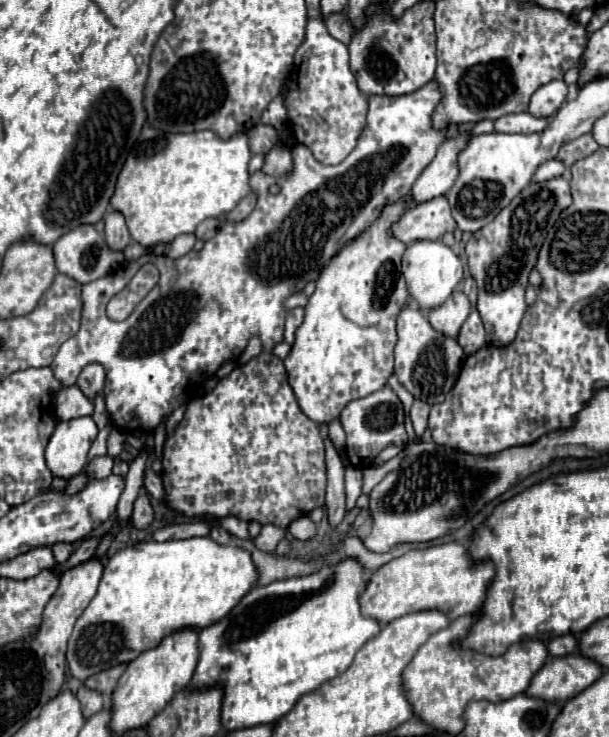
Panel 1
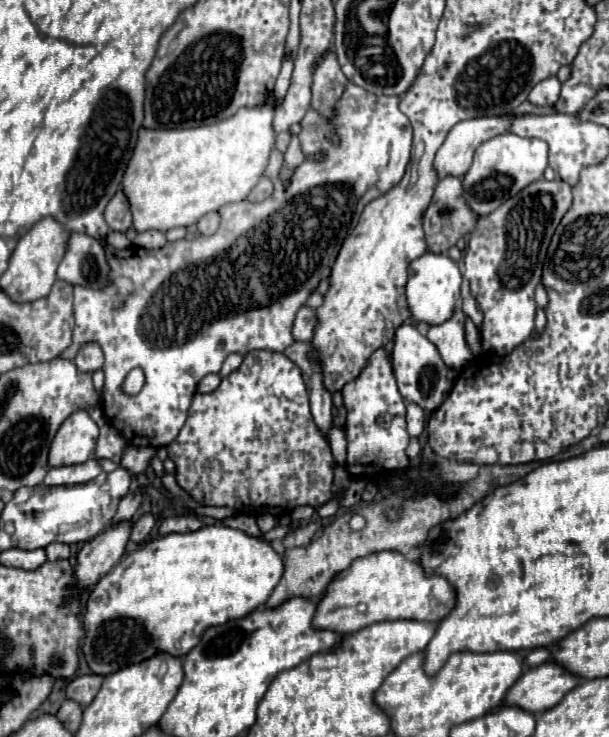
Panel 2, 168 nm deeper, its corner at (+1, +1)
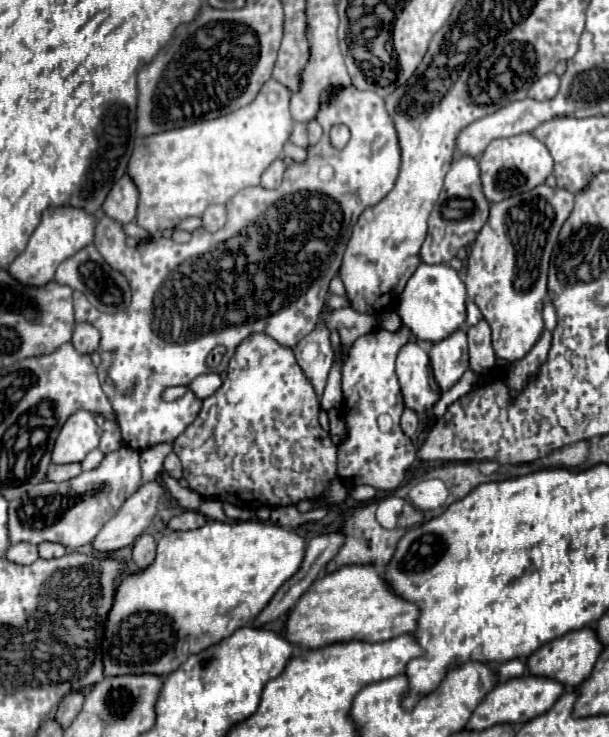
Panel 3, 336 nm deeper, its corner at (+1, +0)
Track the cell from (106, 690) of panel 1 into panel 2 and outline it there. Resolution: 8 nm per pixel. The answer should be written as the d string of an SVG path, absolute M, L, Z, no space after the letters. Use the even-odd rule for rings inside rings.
M82 675L66 685L66 697L76 701L80 707L88 707L102 685L100 675Z

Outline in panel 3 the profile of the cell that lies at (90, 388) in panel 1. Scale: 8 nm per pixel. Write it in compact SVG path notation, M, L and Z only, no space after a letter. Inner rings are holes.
M76 324L72 344L82 354L94 354L100 346L100 332L92 324Z

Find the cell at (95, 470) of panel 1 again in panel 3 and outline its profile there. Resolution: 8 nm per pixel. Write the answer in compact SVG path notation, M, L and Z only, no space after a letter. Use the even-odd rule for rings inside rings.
M50 464L46 478L50 482L66 482L70 478L76 478L80 472L82 472L82 466L80 464L62 464L62 466Z

